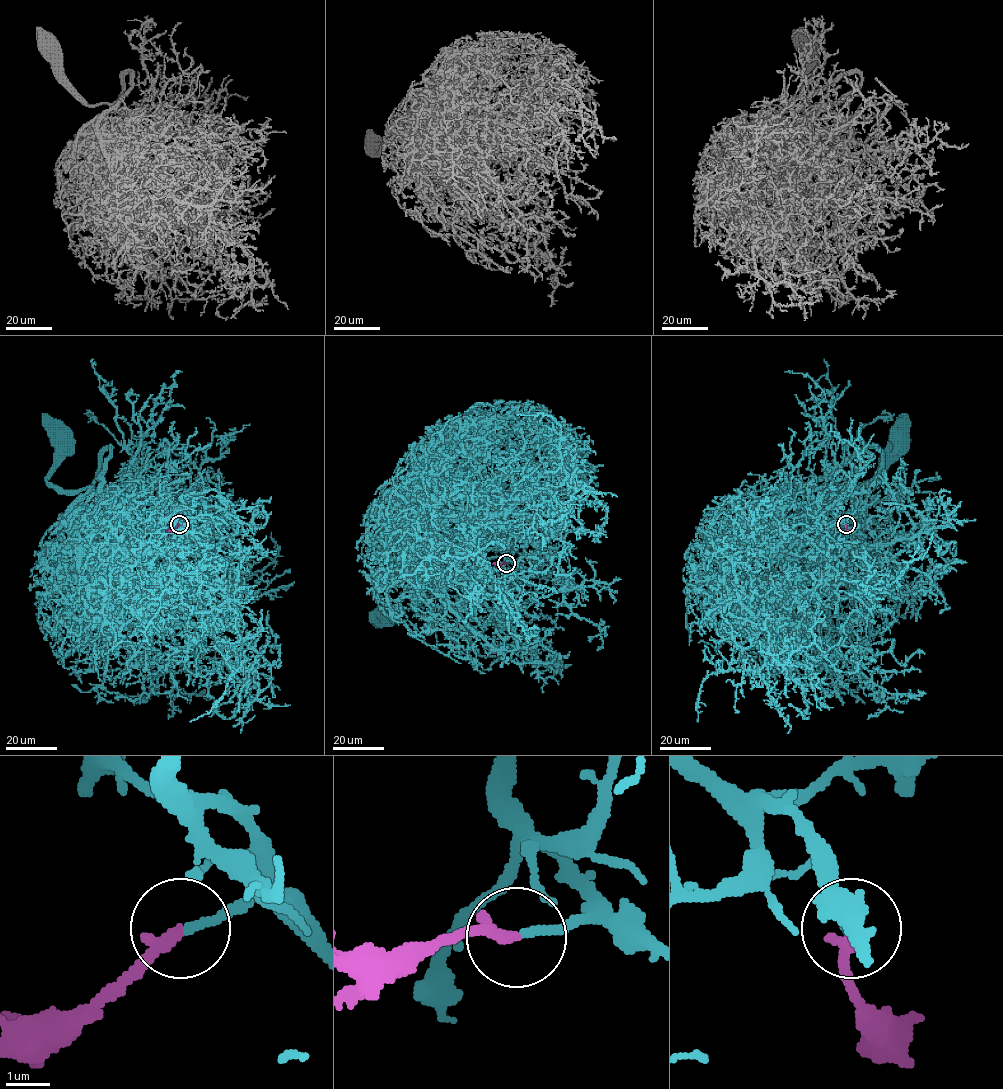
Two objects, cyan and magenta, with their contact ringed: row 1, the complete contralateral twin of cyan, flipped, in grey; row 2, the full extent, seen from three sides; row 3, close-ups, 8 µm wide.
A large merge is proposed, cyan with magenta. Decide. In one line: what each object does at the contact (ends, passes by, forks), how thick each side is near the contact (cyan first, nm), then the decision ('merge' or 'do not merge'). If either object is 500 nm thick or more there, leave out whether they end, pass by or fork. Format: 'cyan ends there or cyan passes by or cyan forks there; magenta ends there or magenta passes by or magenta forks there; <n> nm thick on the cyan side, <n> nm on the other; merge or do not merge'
cyan ends there; magenta ends there; 190 nm thick on the cyan side, 280 nm on the other; merge

